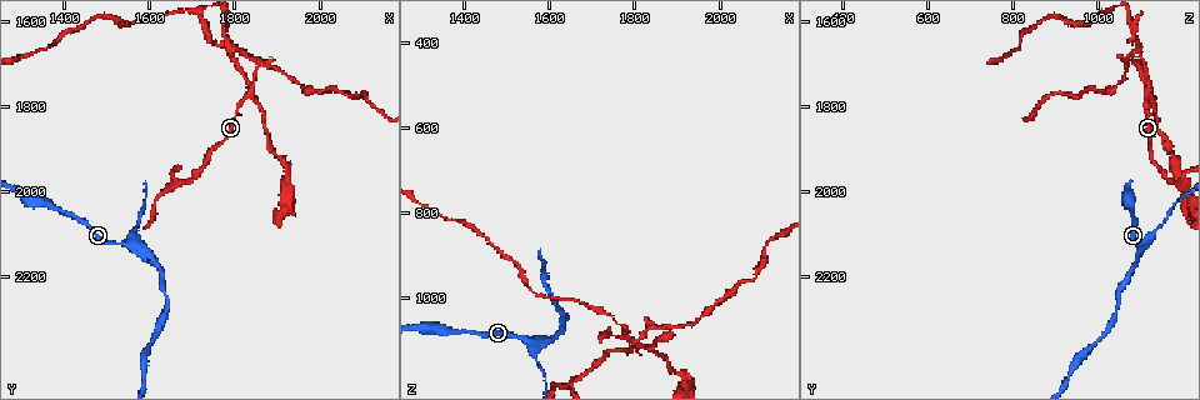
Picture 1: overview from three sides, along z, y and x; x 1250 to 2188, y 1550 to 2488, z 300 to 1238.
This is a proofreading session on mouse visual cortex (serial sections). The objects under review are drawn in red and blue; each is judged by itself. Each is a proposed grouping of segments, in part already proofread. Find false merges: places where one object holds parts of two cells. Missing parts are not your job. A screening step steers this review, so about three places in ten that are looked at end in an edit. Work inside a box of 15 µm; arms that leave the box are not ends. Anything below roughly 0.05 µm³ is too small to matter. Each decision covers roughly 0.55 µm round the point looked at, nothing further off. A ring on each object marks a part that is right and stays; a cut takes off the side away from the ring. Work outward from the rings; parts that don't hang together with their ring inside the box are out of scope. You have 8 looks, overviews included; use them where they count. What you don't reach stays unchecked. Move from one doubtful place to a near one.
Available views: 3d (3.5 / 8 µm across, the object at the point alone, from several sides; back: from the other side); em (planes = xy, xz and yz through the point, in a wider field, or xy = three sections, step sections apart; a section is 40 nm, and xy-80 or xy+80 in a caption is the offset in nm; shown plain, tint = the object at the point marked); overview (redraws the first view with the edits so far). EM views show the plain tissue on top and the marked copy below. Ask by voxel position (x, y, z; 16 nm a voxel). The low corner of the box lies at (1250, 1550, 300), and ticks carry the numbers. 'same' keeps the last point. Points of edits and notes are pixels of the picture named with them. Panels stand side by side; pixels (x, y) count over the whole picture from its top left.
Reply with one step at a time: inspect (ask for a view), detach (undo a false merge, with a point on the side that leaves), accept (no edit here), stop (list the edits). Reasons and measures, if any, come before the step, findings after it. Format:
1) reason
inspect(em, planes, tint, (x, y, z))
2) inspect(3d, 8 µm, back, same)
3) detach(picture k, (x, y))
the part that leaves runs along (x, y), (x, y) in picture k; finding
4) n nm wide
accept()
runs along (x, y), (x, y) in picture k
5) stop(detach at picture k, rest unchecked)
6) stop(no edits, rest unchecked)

three arms meet
inspect(em, planes, tint, (1565, 2115, 1115))

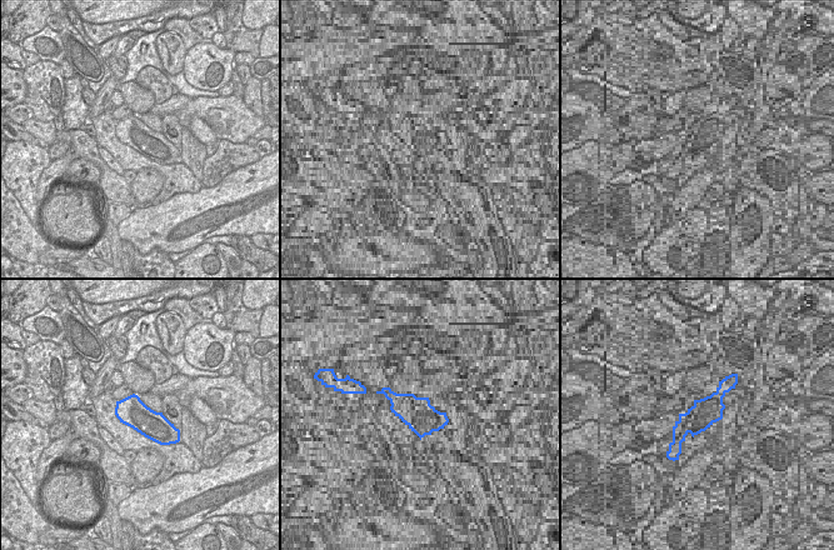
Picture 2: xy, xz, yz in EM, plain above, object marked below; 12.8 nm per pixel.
see where the arms go
inspect(3d, 3.5 µm, same)

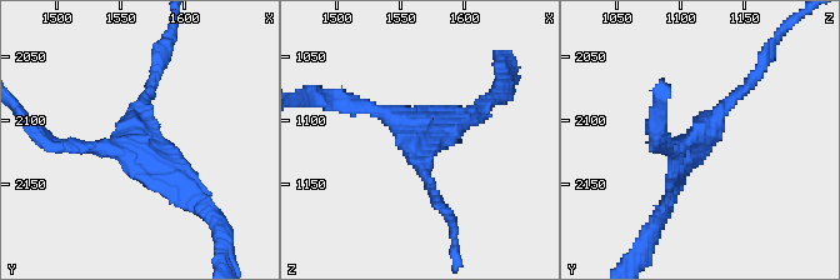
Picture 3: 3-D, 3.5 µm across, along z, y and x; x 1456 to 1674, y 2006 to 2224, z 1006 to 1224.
380 nm wide
accept()
runs along (65, 144), (141, 140), (199, 194) in picture 3; all the same cell

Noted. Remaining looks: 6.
side arm on a straight run
inspect(3d, 3.5 µm, (1670, 1980, 1190))

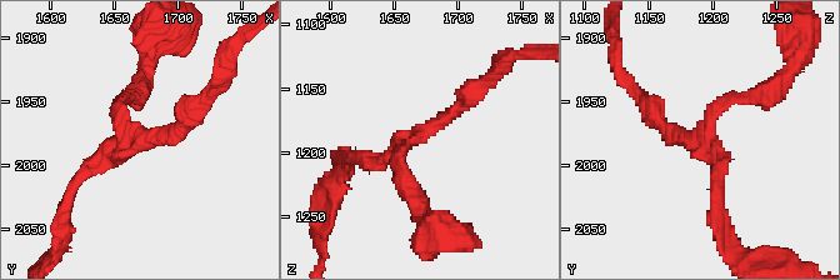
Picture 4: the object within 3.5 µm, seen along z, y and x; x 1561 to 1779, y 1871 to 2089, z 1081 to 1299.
3 arms; arms of 150, 200, 200 nm
accept()
runs along (195, 109), (76, 183) in picture 4; continuous, no second cell

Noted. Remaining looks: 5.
two arms at a narrow angle
inspect(3d, 3.5 µm, (1825, 1775, 1110))

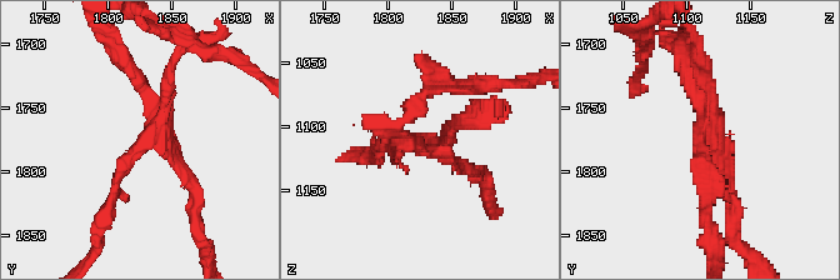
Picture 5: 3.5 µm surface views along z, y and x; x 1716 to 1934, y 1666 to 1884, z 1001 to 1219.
4 arms
detach(picture 5, (185, 178))
the part that leaves runs along (158, 106), (104, 34) in picture 5; a second cell is stuck on

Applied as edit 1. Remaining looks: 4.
stop(detach at picture 5, rest unchecked)

